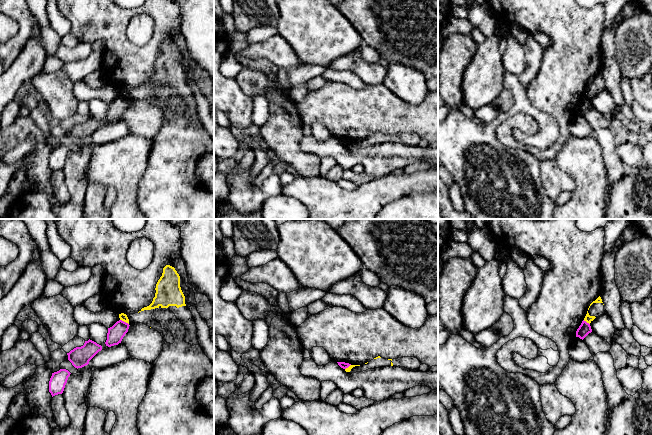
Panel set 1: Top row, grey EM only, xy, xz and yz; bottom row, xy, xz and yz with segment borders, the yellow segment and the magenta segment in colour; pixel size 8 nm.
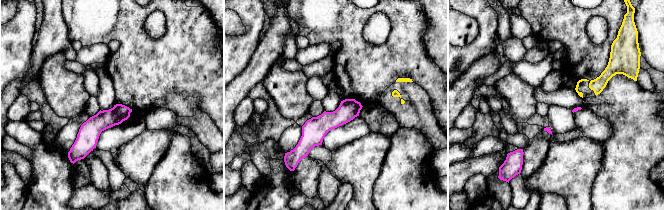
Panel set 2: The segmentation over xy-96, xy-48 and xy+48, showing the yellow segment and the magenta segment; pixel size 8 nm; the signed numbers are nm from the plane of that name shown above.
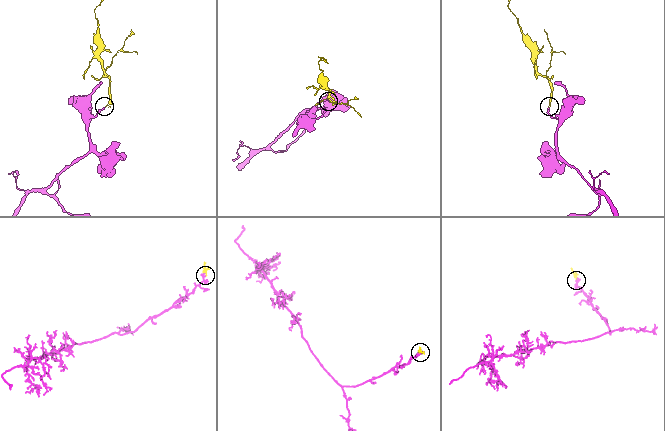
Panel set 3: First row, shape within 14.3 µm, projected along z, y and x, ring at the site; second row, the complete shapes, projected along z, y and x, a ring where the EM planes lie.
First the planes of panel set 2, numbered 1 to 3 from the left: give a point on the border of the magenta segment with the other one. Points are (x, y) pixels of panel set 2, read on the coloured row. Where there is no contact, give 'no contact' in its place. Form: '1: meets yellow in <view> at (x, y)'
1: no contact
2: no contact
3: no contact

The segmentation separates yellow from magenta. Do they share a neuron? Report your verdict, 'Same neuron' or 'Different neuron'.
Different neuron

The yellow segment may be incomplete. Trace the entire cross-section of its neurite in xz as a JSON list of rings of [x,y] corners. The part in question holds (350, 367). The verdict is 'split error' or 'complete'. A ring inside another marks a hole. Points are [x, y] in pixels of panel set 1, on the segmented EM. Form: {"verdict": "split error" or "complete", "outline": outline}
{"verdict": "split error", "outline": [[[380,356],[374,358],[370,362],[362,365],[350,365],[345,369],[346,372],[356,373],[363,372],[368,369],[381,368],[386,366],[400,366],[407,369],[418,369],[422,363],[415,357],[403,357],[398,359],[384,359]]]}

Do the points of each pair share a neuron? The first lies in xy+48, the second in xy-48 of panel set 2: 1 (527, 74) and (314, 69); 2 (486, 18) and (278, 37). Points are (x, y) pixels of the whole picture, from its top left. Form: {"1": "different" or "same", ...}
{"1": "same", "2": "different"}

